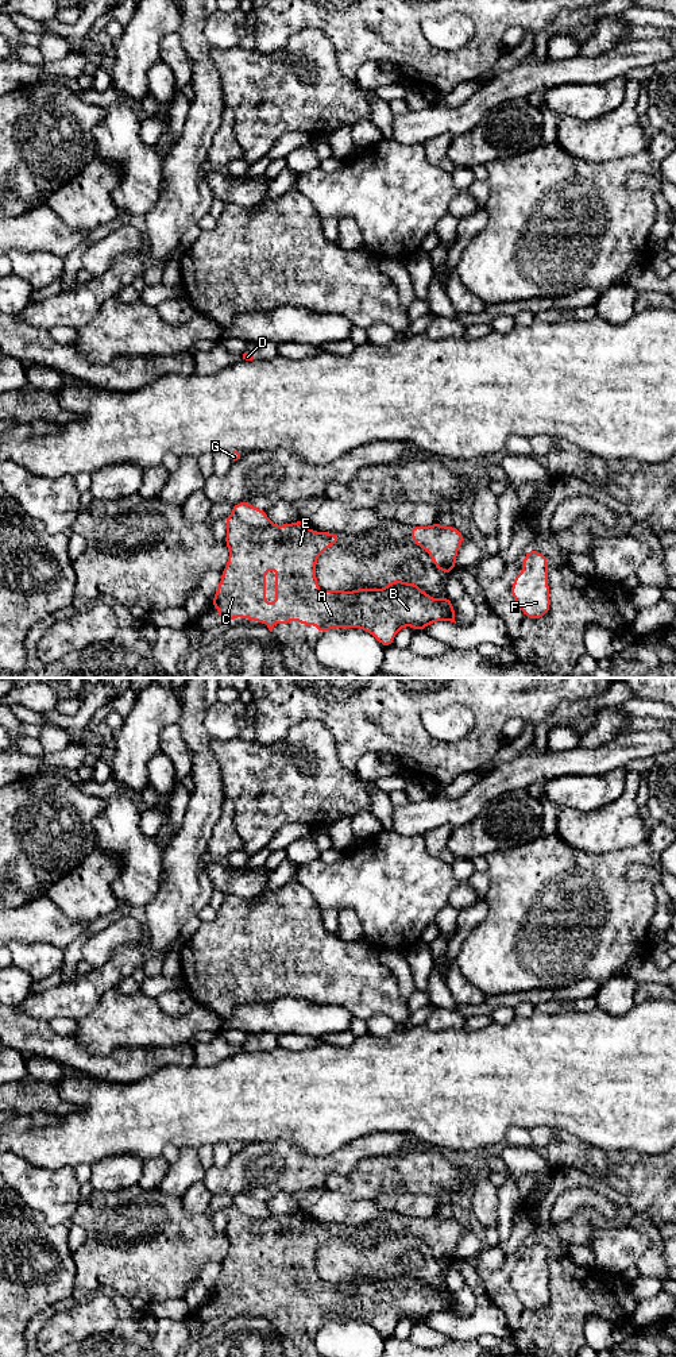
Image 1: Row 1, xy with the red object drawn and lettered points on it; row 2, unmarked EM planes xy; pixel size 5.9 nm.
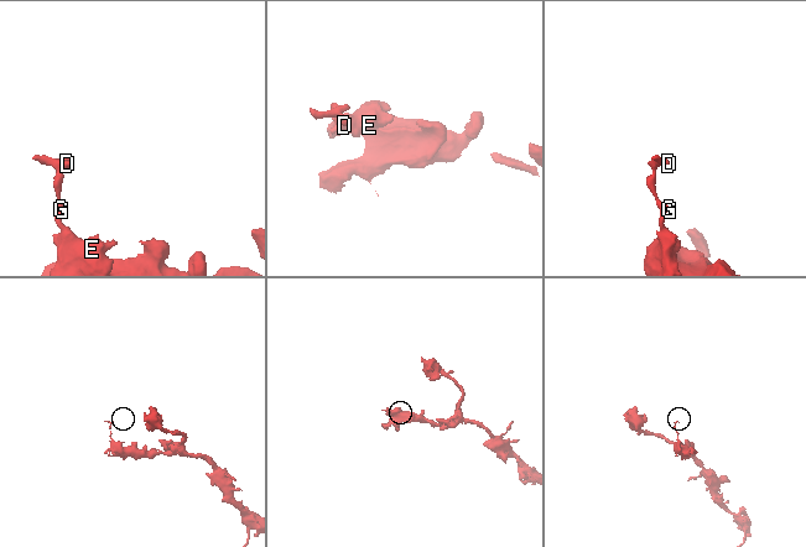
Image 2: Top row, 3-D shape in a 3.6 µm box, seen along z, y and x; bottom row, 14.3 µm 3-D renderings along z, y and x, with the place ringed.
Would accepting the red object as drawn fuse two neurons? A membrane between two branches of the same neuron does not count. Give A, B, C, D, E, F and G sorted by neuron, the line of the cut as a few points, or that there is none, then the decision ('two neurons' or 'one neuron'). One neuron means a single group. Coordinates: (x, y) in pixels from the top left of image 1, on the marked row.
A B C E F / D G; cut in xy along (232, 513), (252, 527), (267, 527), (270, 524); two neurons

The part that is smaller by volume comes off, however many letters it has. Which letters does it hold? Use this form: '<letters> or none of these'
D, G

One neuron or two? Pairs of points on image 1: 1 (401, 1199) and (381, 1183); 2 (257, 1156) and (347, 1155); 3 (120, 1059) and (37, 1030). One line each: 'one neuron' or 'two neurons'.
1: two neurons
2: one neuron
3: one neuron

